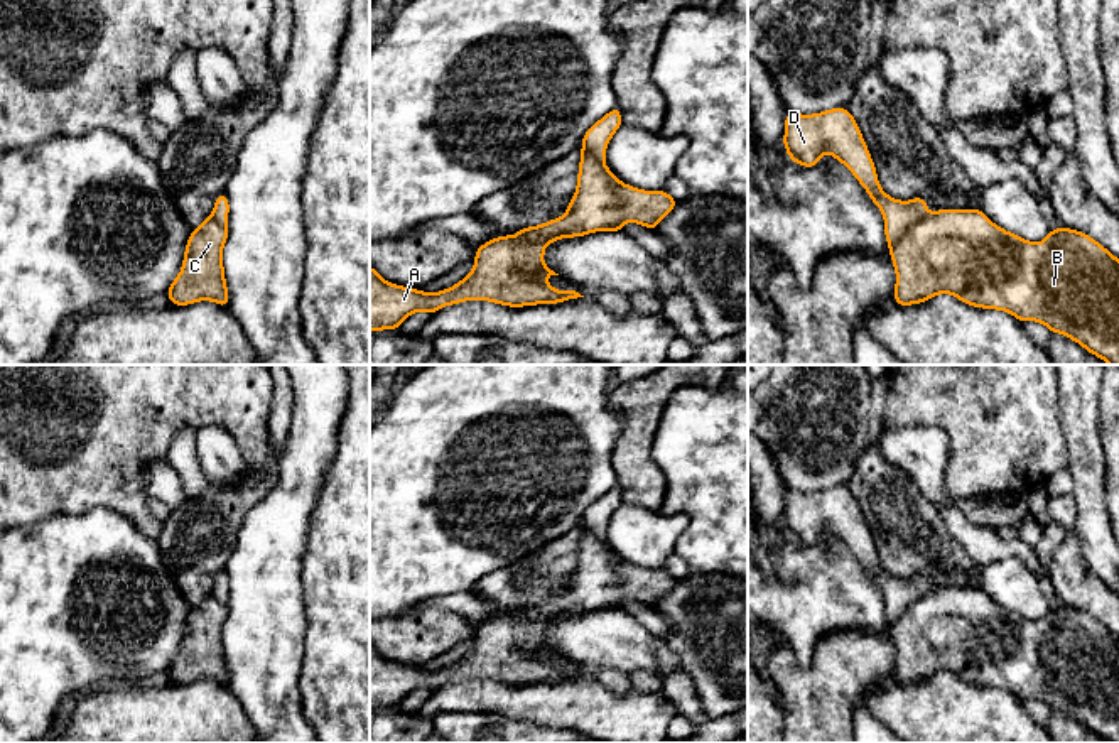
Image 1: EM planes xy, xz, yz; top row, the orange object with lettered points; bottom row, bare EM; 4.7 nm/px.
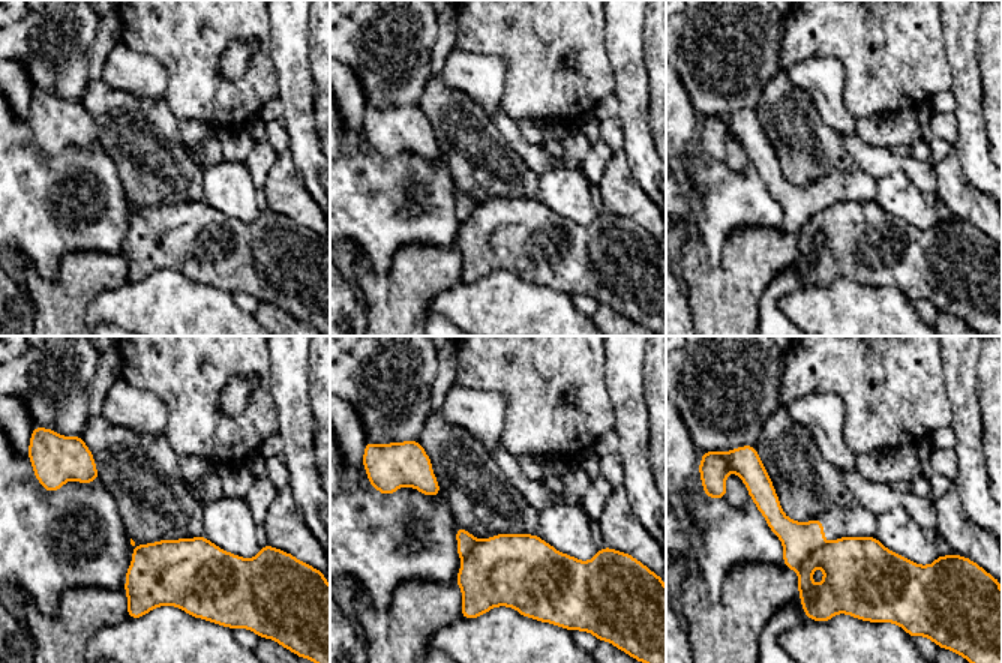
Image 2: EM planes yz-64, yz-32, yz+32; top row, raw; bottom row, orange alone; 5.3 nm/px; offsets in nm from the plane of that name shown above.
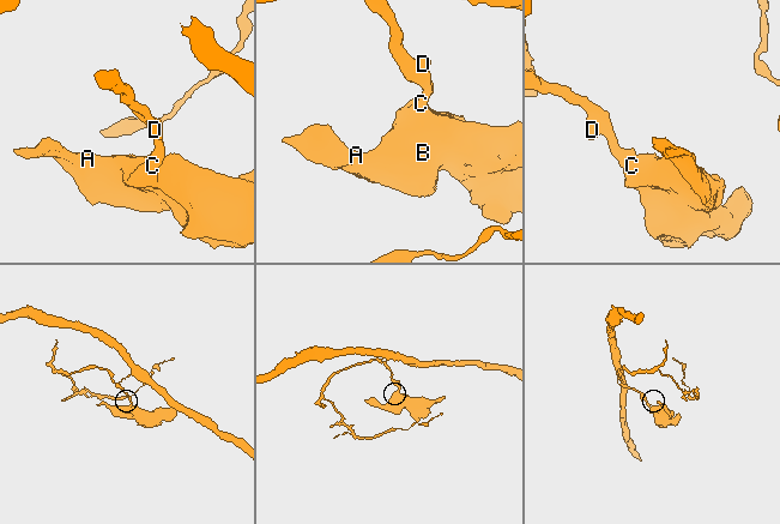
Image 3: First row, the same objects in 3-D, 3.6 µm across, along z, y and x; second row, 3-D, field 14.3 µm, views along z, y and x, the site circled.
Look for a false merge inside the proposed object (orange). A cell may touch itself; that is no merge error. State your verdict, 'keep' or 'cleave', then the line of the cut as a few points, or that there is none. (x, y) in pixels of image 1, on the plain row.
cleave | yz (929, 591), (917, 598), (890, 629)

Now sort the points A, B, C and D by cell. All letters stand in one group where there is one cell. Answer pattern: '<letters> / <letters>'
A B C / D

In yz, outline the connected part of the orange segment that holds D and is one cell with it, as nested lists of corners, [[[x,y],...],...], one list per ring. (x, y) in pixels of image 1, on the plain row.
[[[849,486],[814,493],[787,491],[783,523],[788,535],[803,545],[817,545],[822,532],[842,540],[881,588],[889,628],[913,601],[928,593],[923,574],[898,579],[881,567],[874,540]]]

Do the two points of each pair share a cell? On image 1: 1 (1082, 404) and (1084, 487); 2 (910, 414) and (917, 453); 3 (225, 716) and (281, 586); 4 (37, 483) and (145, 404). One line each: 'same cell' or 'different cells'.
1: same cell
2: different cells
3: different cells
4: same cell

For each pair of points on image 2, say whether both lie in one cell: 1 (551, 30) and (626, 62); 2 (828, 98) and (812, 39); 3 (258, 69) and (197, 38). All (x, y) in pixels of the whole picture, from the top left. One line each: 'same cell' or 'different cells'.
1: different cells
2: different cells
3: same cell

